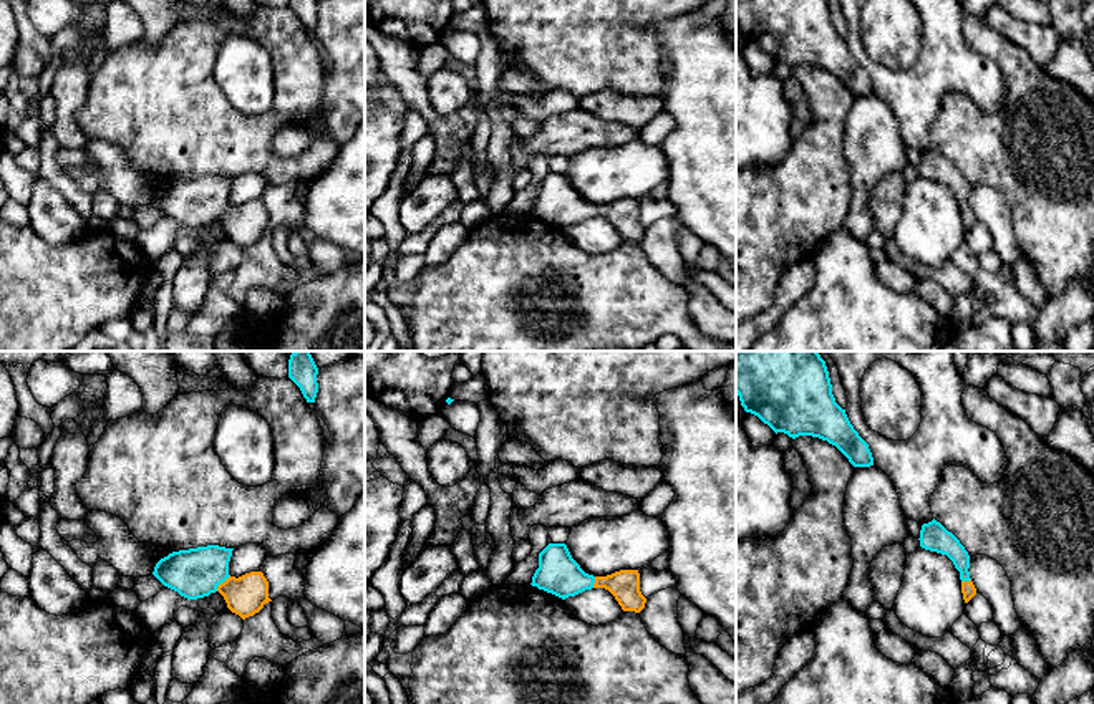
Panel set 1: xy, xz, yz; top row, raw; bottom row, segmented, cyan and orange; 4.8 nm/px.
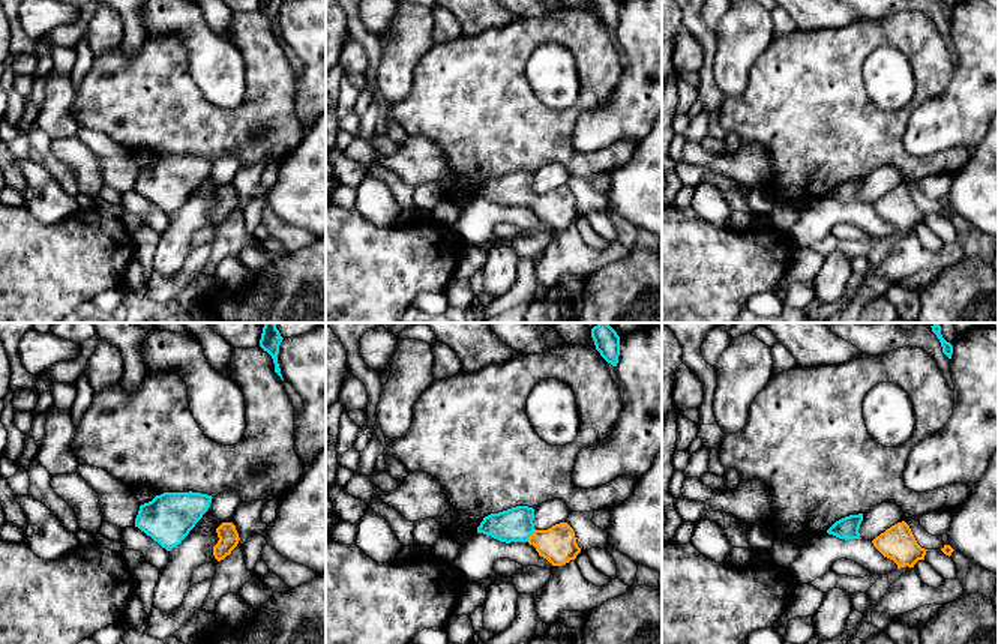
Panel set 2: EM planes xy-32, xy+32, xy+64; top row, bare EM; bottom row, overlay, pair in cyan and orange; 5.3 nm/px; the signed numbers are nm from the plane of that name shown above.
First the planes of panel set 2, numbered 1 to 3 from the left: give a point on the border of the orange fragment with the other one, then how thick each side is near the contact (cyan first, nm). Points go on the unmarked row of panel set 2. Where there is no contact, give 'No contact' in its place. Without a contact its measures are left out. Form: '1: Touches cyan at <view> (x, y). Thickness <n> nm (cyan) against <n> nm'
1: No contact
2: Touches cyan at xy+32 (530, 198). Thickness 180 nm (cyan) against 190 nm
3: No contact

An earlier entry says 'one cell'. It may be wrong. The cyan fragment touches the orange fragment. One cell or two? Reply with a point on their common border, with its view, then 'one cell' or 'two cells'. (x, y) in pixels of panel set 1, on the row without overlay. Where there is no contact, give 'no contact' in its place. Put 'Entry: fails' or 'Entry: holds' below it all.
meets cyan in xy at (221, 211); one cell
Entry: holds

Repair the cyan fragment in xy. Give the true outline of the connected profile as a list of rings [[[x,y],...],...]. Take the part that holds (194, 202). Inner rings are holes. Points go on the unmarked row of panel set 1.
[[[207,174],[172,181],[156,192],[152,204],[187,229],[219,220],[227,237],[245,248],[272,230],[269,227],[269,210],[262,200],[250,200],[239,207],[230,205],[232,179]]]

